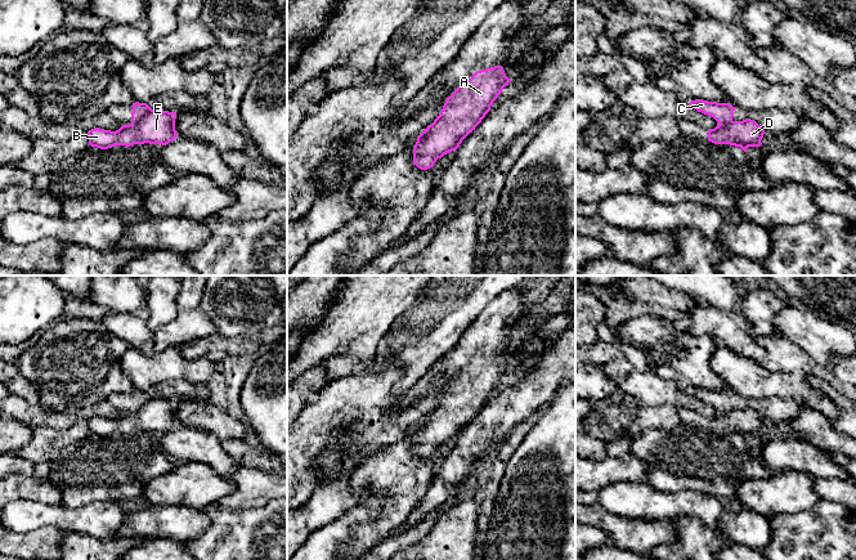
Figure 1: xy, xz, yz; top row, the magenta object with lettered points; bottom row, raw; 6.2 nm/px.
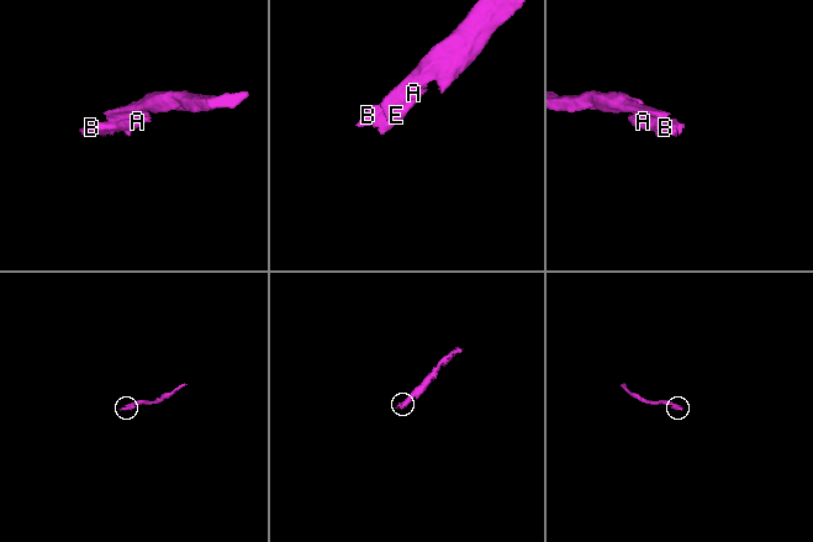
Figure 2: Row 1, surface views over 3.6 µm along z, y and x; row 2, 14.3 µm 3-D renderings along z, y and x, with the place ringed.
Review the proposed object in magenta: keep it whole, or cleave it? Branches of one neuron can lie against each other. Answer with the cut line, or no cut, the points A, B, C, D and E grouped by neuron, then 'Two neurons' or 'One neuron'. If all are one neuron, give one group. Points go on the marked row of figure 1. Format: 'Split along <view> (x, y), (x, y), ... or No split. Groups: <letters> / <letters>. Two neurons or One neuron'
Split along xy (151, 108), (131, 124). Groups: A B D E / C. Two neurons

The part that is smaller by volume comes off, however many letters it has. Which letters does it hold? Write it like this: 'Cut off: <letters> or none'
Cut off: A, B, D, E

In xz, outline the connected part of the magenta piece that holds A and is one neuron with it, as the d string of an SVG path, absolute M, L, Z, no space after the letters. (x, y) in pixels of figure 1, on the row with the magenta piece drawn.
M502 66L476 71L447 98L439 116L417 136L413 165L421 170L434 166L438 158L456 151L475 130L503 88L511 81Z

